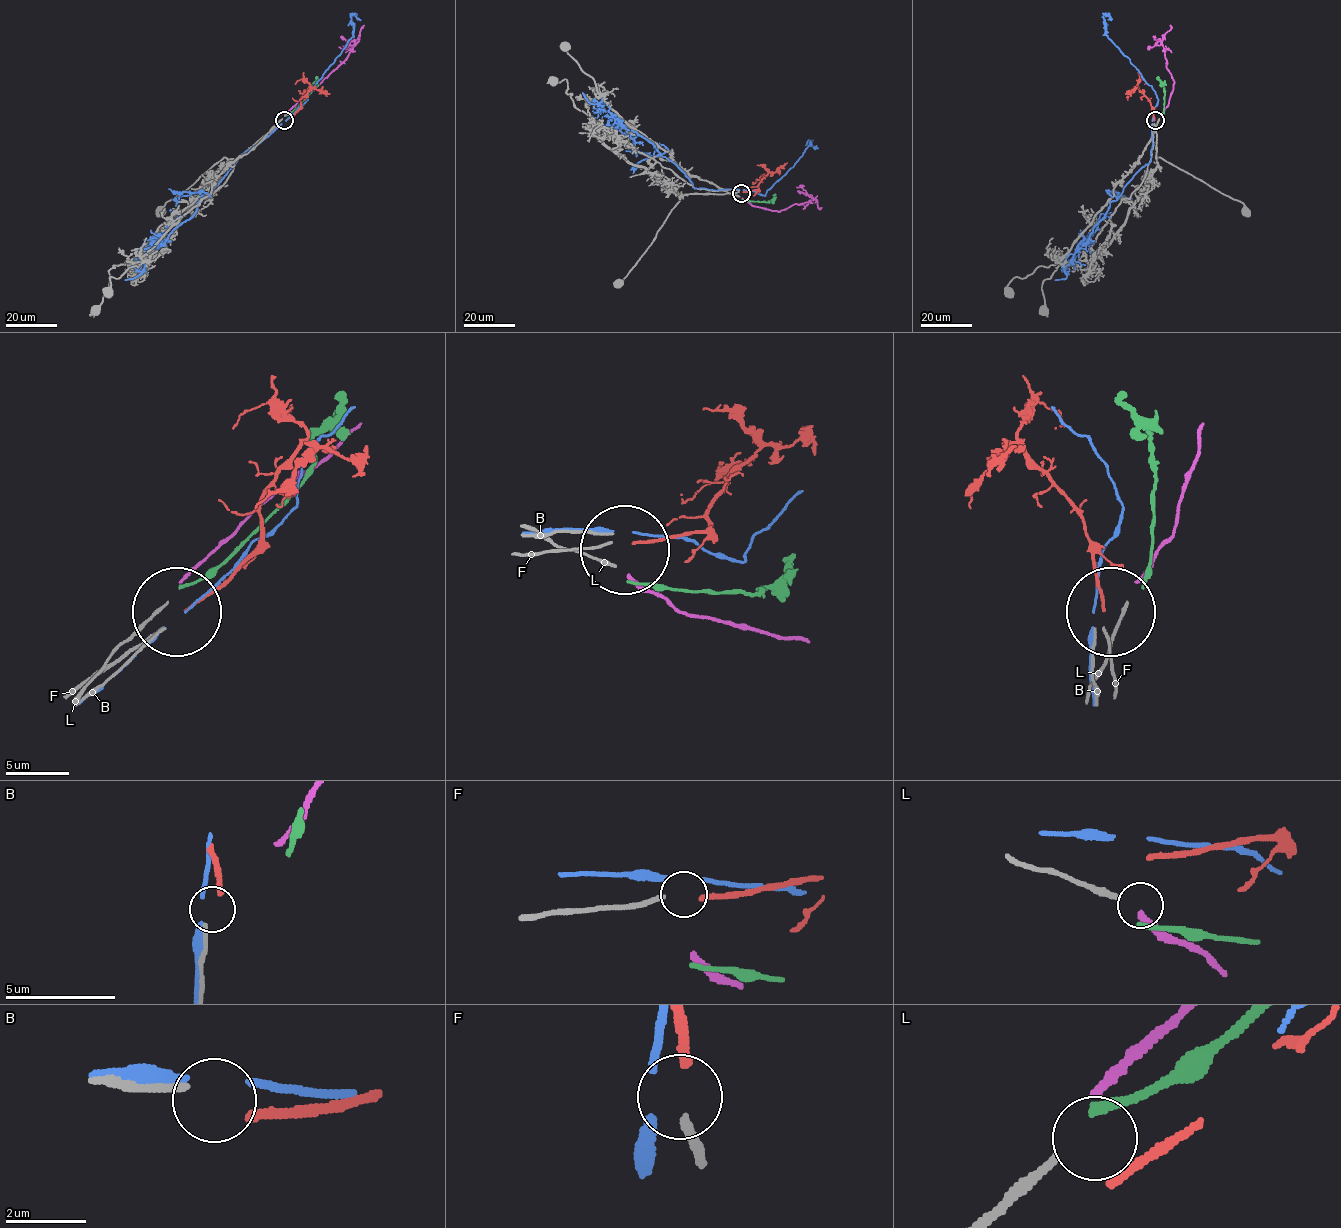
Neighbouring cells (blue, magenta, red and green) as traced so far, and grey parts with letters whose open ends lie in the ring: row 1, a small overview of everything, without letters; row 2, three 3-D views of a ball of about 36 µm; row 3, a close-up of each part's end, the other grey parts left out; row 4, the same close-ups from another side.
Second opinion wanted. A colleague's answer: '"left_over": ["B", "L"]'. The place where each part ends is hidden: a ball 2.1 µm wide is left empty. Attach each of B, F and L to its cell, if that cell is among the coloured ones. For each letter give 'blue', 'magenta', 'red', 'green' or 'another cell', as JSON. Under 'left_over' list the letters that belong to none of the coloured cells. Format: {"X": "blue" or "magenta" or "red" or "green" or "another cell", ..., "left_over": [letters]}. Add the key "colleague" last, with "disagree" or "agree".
{"B": "another cell", "F": "red", "L": "another cell", "left_over": ["B", "L"], "colleague": "agree"}

